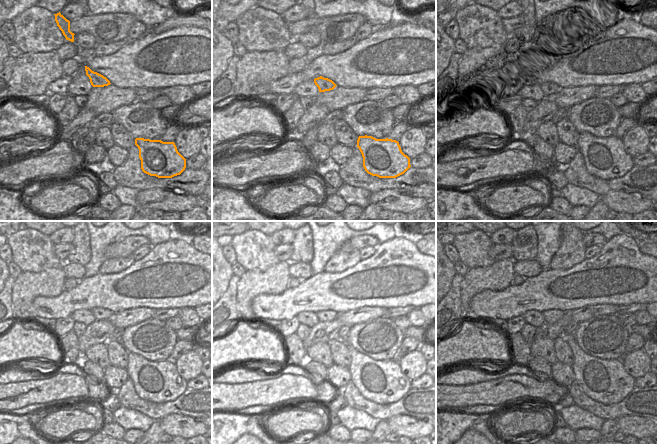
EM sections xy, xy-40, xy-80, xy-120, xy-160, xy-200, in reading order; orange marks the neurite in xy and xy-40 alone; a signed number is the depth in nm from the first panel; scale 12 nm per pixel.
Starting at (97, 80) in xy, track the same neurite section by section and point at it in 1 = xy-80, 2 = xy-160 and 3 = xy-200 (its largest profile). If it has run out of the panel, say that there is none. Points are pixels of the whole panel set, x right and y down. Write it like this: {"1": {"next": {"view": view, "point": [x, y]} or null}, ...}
{"1": {"next": {"view": "xy-80", "point": [547, 87]}}, "2": {"next": {"view": "xy-160", "point": [324, 316]}}, "3": {"next": {"view": "xy-200", "point": [550, 316]}}}

